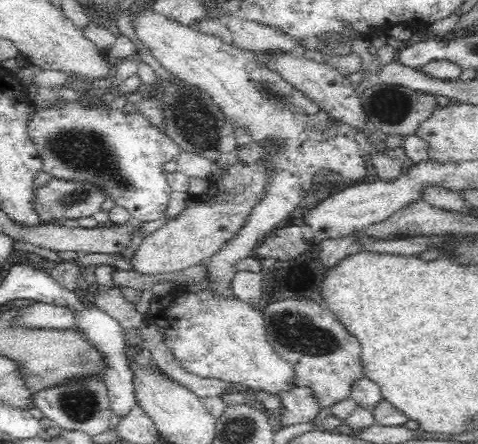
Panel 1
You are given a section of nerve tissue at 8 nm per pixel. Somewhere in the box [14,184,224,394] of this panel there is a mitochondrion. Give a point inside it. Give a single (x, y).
(73, 198)

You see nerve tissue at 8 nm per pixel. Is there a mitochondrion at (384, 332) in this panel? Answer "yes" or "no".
no

